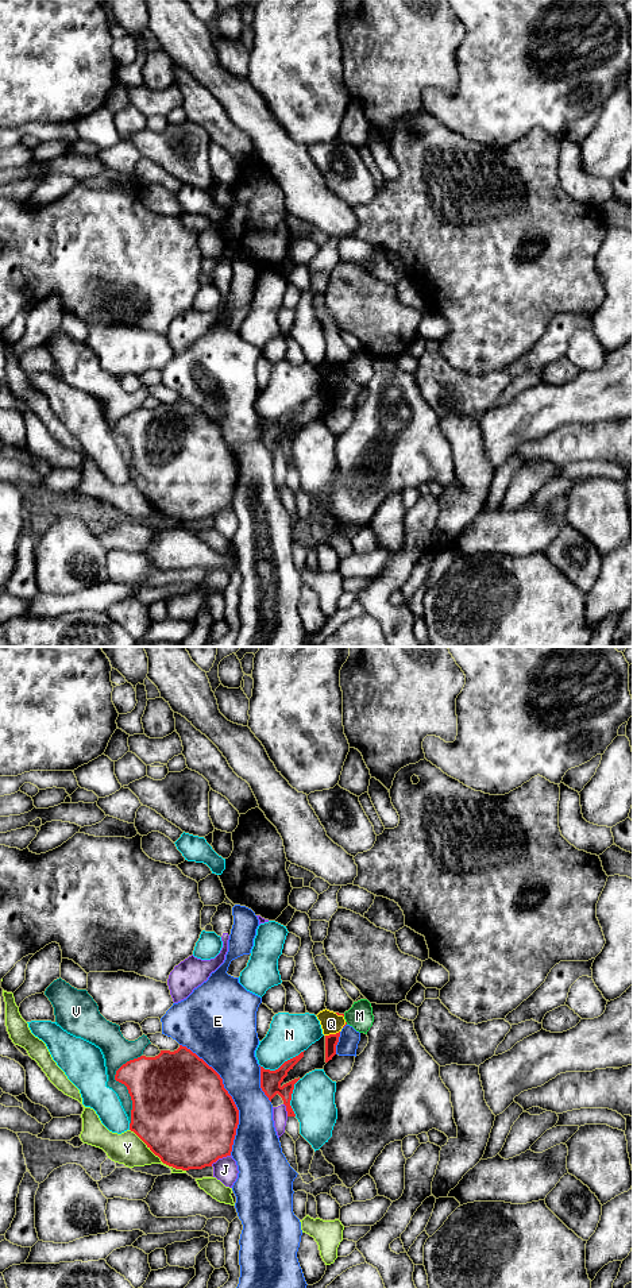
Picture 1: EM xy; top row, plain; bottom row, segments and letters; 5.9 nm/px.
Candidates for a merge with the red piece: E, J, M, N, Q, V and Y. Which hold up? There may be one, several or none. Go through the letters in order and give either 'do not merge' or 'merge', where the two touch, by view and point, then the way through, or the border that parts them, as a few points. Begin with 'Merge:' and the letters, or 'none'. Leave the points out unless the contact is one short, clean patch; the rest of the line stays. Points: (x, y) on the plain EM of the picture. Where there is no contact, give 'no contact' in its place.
Merge: none
E: do not merge; meets red in xy at (230, 447)
J: do not merge; meets red in xy at (220, 509)
M: do not merge; no contact
N: do not merge; meets red in xy at (282, 416)
Q: do not merge; meets red in xy at (332, 386); border along xy (339, 382), (325, 388)
V: do not merge; meets red in xy at (123, 435)
Y: do not merge; meets red in xy at (158, 508)

